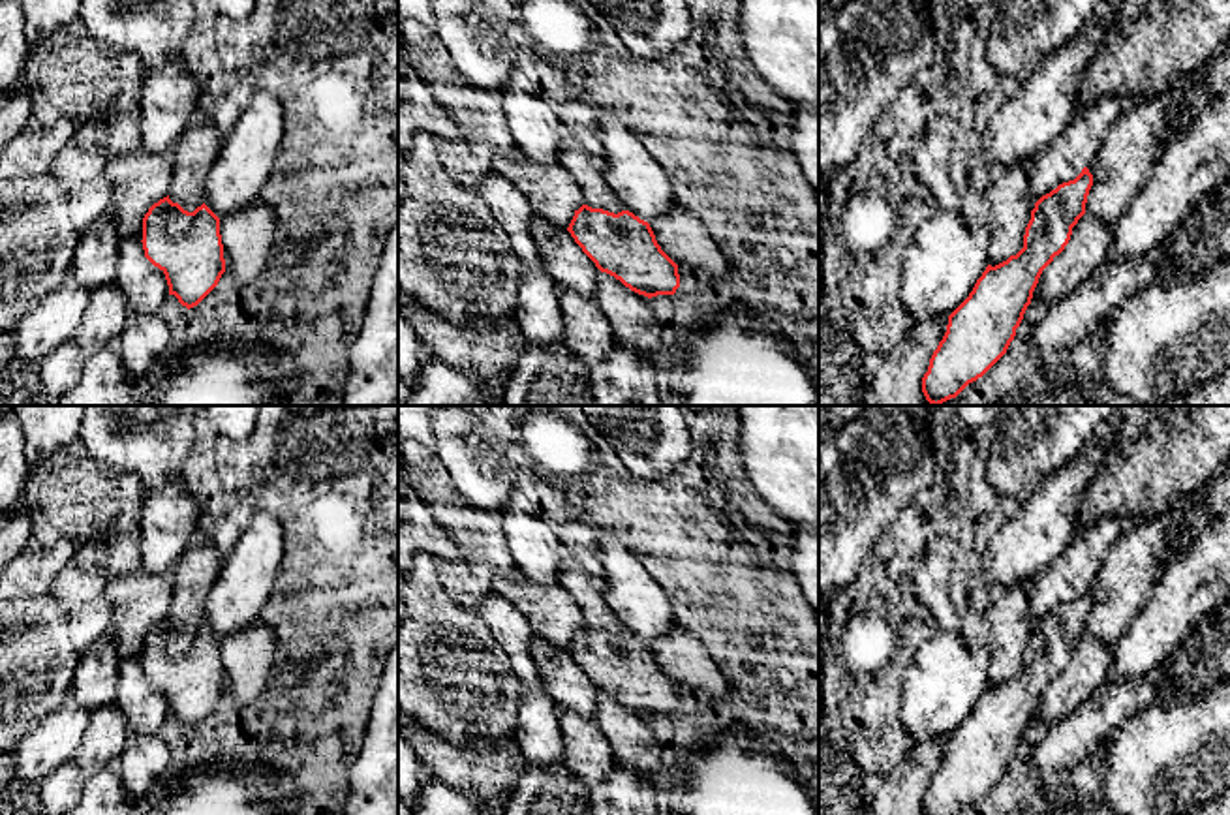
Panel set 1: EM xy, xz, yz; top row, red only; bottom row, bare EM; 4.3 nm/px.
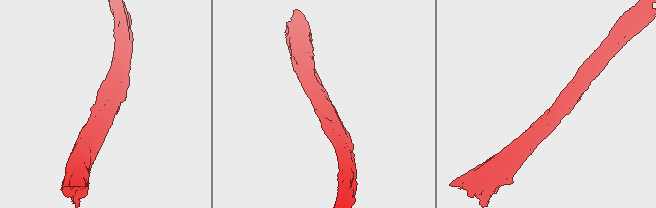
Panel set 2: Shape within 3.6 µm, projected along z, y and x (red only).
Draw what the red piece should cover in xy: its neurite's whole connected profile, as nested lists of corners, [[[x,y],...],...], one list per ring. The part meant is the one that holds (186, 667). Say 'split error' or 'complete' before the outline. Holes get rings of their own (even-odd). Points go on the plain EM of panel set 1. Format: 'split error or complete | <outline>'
complete | [[[167,618],[154,623],[143,638],[145,678],[167,700],[188,730],[197,727],[225,693],[220,638],[203,623],[193,633]]]

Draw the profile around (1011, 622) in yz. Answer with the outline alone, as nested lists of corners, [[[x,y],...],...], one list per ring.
[[[1031,582],[1016,586],[988,610],[992,618],[988,684],[992,687],[1007,682],[1023,669],[1023,650],[1037,623],[1027,610],[1029,586]]]

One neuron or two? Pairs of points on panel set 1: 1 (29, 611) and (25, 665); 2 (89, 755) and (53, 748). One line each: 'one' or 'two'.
1: one
2: two

